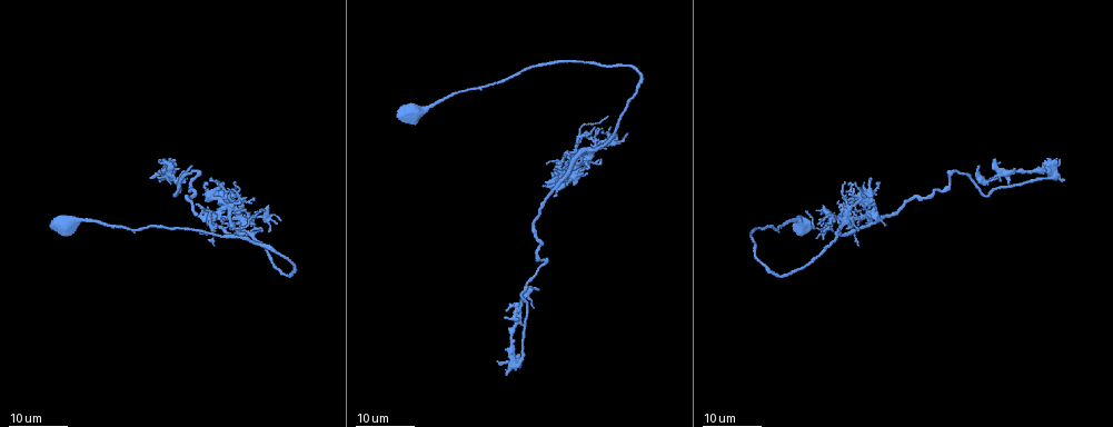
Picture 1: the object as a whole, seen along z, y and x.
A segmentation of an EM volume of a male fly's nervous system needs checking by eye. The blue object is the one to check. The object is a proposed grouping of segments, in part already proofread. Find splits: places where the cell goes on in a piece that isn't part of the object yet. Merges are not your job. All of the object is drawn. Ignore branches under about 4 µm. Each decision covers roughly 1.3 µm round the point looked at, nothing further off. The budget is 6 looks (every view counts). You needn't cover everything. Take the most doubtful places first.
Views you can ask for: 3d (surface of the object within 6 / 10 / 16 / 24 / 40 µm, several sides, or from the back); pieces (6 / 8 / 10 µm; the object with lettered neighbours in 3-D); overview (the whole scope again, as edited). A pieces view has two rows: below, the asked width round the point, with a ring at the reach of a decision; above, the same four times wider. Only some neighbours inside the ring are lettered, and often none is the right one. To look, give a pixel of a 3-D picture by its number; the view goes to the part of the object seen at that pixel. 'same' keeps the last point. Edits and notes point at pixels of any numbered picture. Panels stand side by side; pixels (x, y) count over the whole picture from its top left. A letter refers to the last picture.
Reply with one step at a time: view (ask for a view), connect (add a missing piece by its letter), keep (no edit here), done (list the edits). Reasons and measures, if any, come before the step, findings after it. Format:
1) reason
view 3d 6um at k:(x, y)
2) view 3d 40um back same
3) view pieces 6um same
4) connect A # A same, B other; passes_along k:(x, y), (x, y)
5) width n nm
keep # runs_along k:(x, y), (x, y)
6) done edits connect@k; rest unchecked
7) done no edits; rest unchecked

tapers out
view 3d 24um at 1:(536, 288)

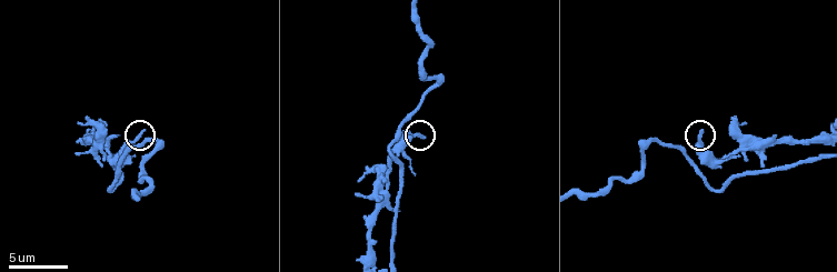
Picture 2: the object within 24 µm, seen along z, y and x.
view pieces 6um at 2:(141, 131)

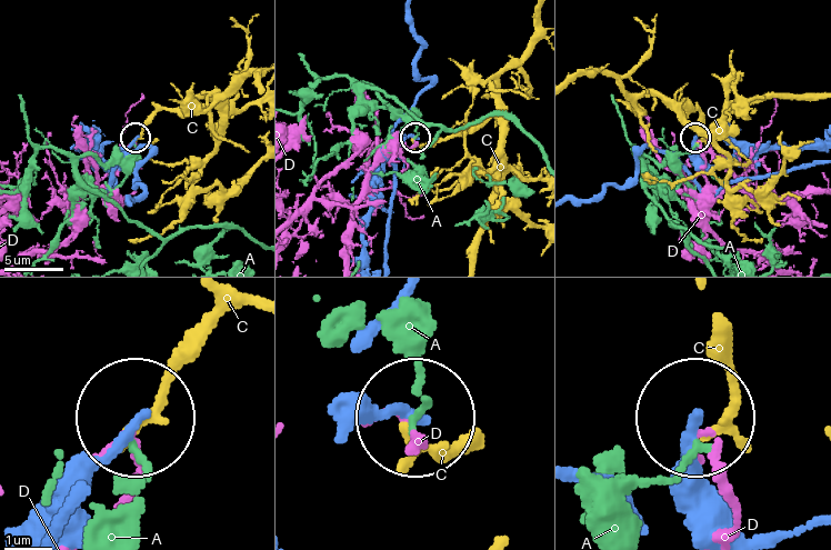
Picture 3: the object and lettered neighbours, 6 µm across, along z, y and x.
keep # A other, C other, D other; runs_along 3:(702, 471), (686, 436), (694, 416); none of them fits

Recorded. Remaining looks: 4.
branch stops here
view 3d 16um at 1:(497, 362)

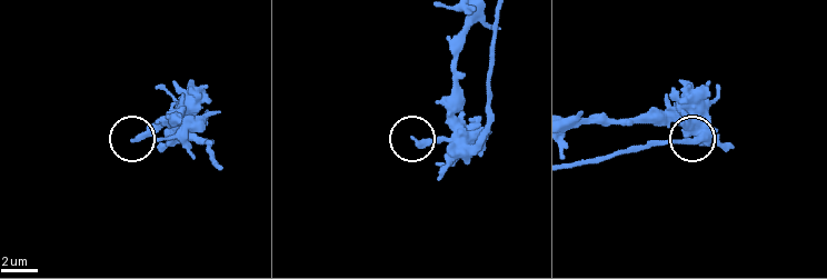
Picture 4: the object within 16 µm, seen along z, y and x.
what lies round it
view pieces 10um at 4:(133, 140)

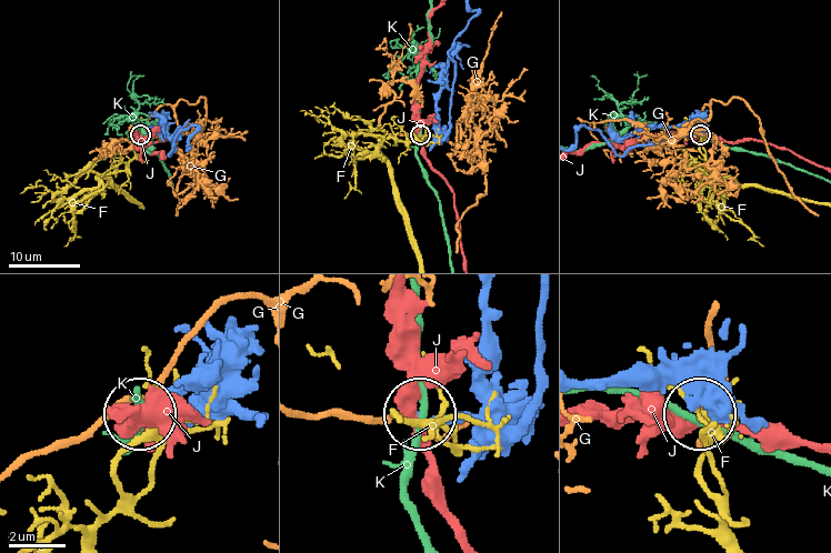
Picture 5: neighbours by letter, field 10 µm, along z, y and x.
keep # F other, G other, J other, K other; none of them fits

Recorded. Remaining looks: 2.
branch stops here
view 3d 24um at 1:(196, 203)

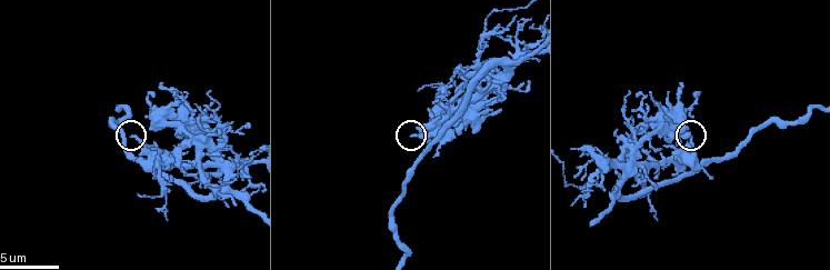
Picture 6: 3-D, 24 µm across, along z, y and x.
view pieces 10um at 6:(410, 136)

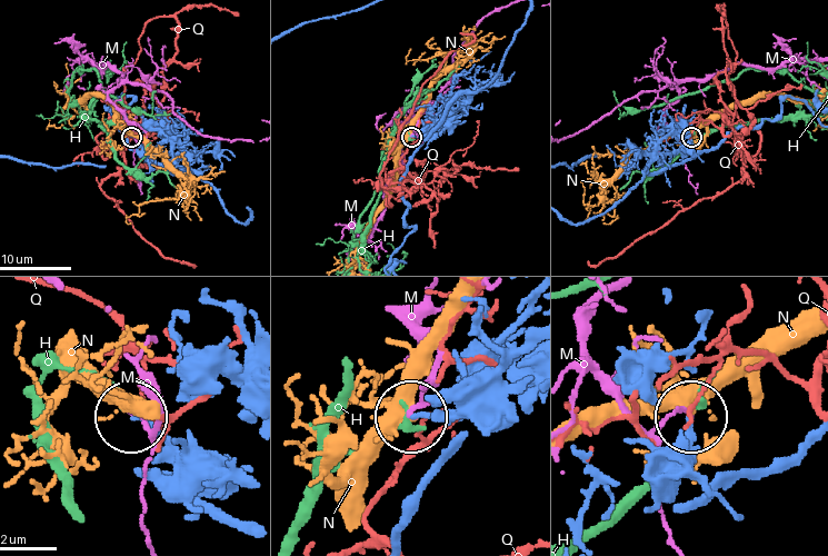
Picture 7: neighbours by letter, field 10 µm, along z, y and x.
keep # H other, M other, N other, Q other; none of them fits

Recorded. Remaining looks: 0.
done no edits; rest unchecked

